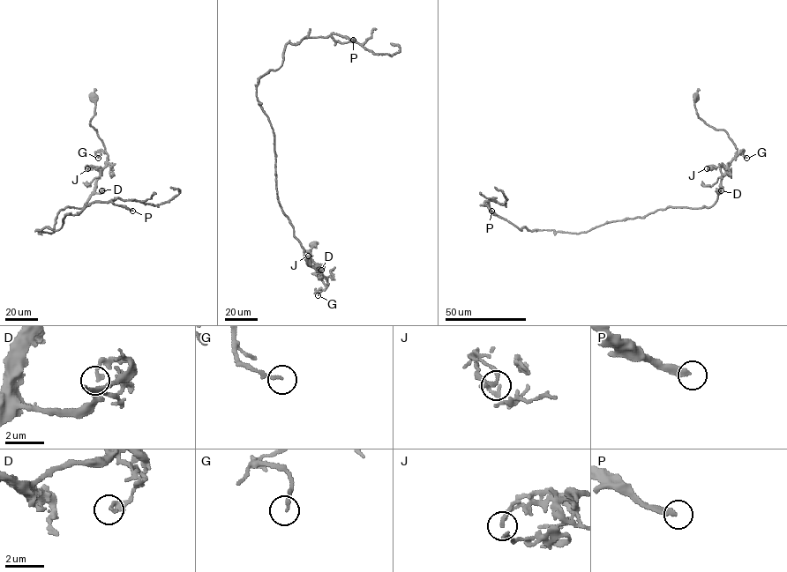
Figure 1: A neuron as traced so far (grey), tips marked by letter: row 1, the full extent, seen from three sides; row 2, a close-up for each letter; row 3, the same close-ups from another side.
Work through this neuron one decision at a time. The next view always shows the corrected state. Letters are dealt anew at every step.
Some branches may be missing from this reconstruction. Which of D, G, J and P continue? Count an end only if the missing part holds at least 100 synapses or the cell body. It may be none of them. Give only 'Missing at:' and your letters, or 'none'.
Missing at: P

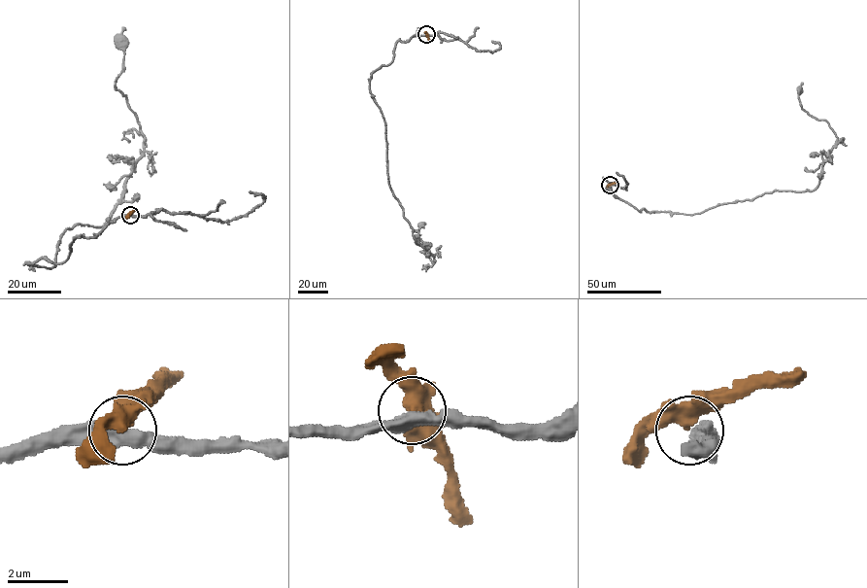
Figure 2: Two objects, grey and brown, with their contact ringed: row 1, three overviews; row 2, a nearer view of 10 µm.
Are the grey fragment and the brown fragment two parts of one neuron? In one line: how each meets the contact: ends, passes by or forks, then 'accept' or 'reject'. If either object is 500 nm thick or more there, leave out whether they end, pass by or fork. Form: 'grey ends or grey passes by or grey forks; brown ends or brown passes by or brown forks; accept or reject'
grey passes by; brown forks; reject

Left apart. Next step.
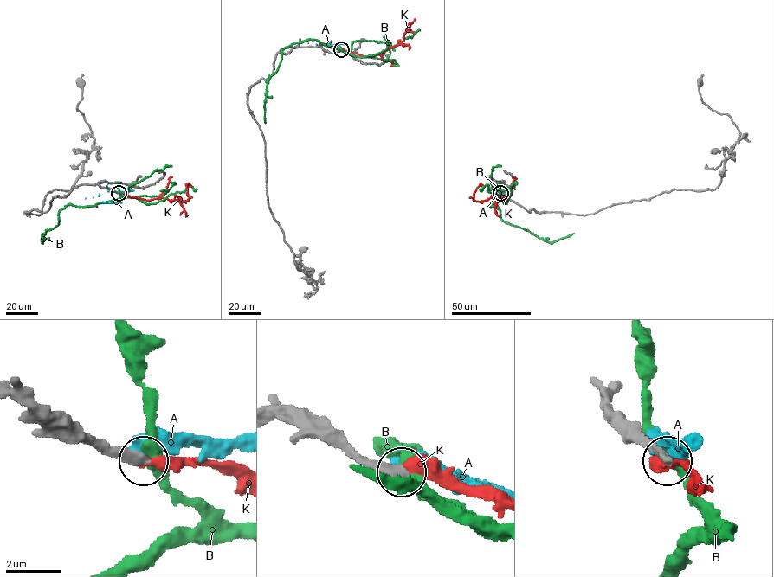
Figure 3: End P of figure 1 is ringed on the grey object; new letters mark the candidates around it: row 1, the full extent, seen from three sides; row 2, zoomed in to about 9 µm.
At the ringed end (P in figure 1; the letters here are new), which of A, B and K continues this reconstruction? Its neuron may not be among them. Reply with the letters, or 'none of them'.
K

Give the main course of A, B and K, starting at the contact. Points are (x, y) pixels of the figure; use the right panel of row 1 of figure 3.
A: (500, 192), (496, 202), (493, 198)
B: (500, 192), (502, 196), (500, 199), (490, 206), (495, 204), (505, 221), (550, 242), (573, 233)
K: (500, 192), (507, 200), (492, 197), (474, 201), (477, 187), (480, 183), (485, 187)

